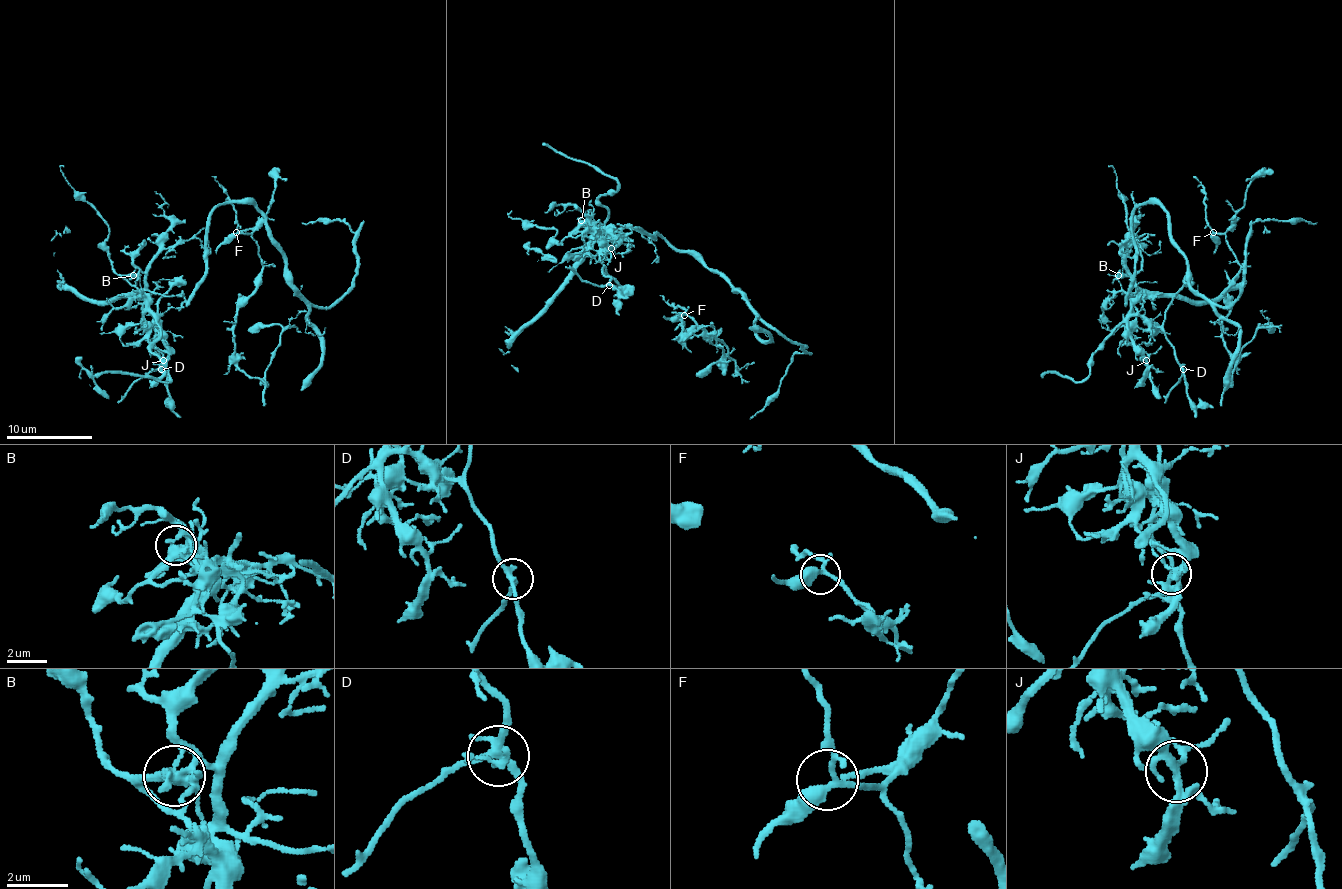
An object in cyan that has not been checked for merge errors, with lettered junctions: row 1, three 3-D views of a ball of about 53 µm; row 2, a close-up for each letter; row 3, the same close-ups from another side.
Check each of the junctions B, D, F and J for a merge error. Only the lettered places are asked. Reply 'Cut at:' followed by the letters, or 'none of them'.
Cut at: B

